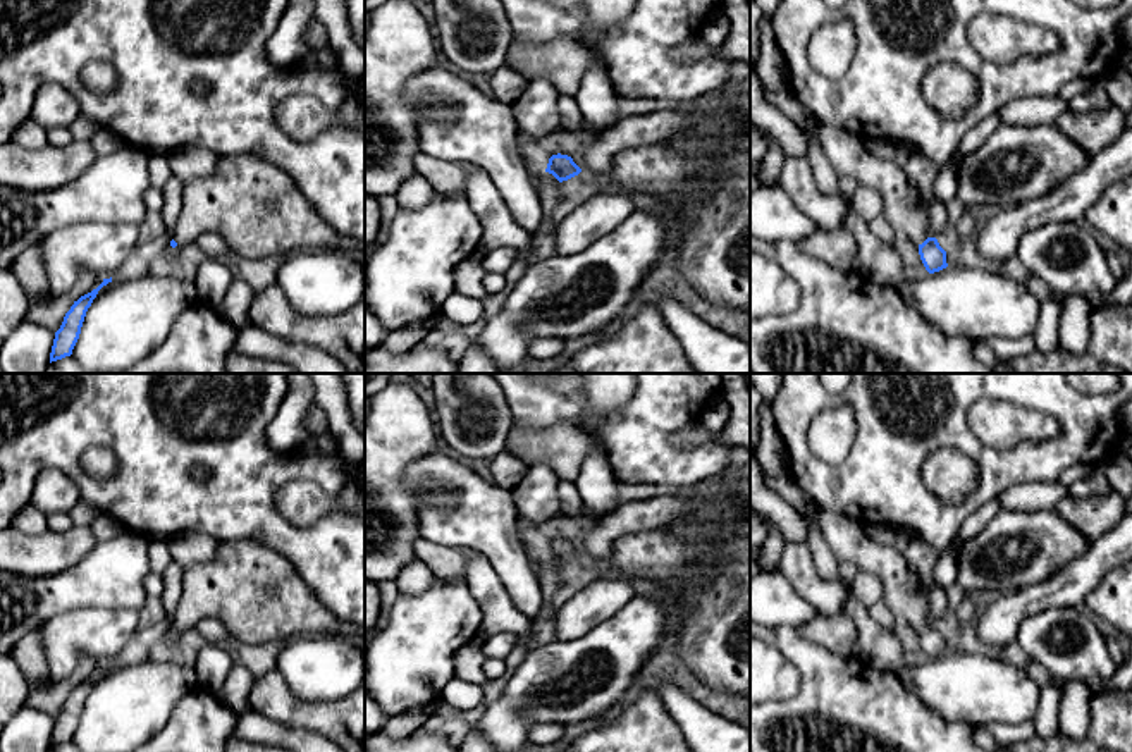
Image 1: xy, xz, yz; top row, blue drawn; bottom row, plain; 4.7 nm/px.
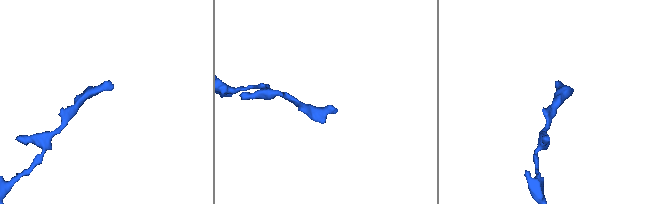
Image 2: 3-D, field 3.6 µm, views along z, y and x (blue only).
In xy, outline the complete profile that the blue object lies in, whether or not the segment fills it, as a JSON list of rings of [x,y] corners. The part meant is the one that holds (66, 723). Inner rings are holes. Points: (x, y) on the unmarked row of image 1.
[[[112,663],[103,664],[103,668],[96,675],[81,681],[77,687],[74,687],[71,695],[65,699],[60,714],[55,718],[55,724],[53,724],[53,731],[50,738],[50,749],[72,740],[72,735],[79,724],[88,693],[91,692],[98,676],[108,668],[112,668]]]

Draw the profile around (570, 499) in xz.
[[[561,480],[557,485],[557,497],[561,502],[561,511],[568,516],[578,516],[581,508],[581,497],[575,482]]]

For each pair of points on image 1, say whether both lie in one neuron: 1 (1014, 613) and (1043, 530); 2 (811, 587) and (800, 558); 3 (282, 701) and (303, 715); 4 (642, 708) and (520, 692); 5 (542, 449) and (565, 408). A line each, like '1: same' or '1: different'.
1: different
2: same
3: same
4: different
5: different

